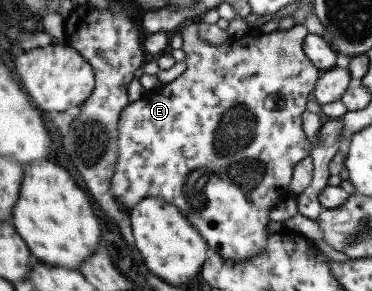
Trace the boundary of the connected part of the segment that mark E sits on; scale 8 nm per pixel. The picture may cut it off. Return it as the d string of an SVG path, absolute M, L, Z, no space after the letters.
M195 20L187 23L186 25L180 27L177 31L182 34L182 38L184 38L183 51L186 53L186 71L178 76L175 80L168 82L165 85L159 84L155 89L145 91L139 100L135 102L130 102L130 105L127 108L124 108L123 117L120 118L119 123L119 131L120 131L120 159L116 162L115 175L111 182L111 195L113 199L116 199L116 202L122 206L123 208L130 210L134 207L138 206L138 203L144 201L147 198L159 198L164 202L170 203L175 207L178 207L184 215L186 215L186 219L194 225L195 229L203 236L203 239L208 242L210 251L216 251L216 253L220 253L224 259L232 259L232 261L236 261L236 263L246 263L246 261L250 261L250 259L254 260L254 257L260 257L260 255L264 255L266 253L266 247L268 247L269 238L271 237L270 229L268 229L268 225L272 223L272 208L276 207L278 203L284 203L284 199L288 199L289 197L294 197L293 191L291 189L292 181L295 177L296 167L299 166L300 161L303 159L311 158L311 153L313 149L313 145L308 139L308 135L306 135L306 131L304 131L303 127L303 115L306 113L306 109L308 109L308 101L310 101L310 93L315 91L316 83L318 83L318 79L320 79L320 75L323 73L319 67L316 67L316 64L308 57L307 51L304 50L304 41L306 41L308 34L310 34L310 30L307 26L307 23L303 24L295 24L289 29L282 30L276 29L269 34L262 33L259 38L249 38L244 36L242 39L234 39L229 40L222 45L216 45L216 47L212 47L212 45L208 45L206 41L202 41L200 39L200 35L198 35L198 26L200 26L200 20Z

